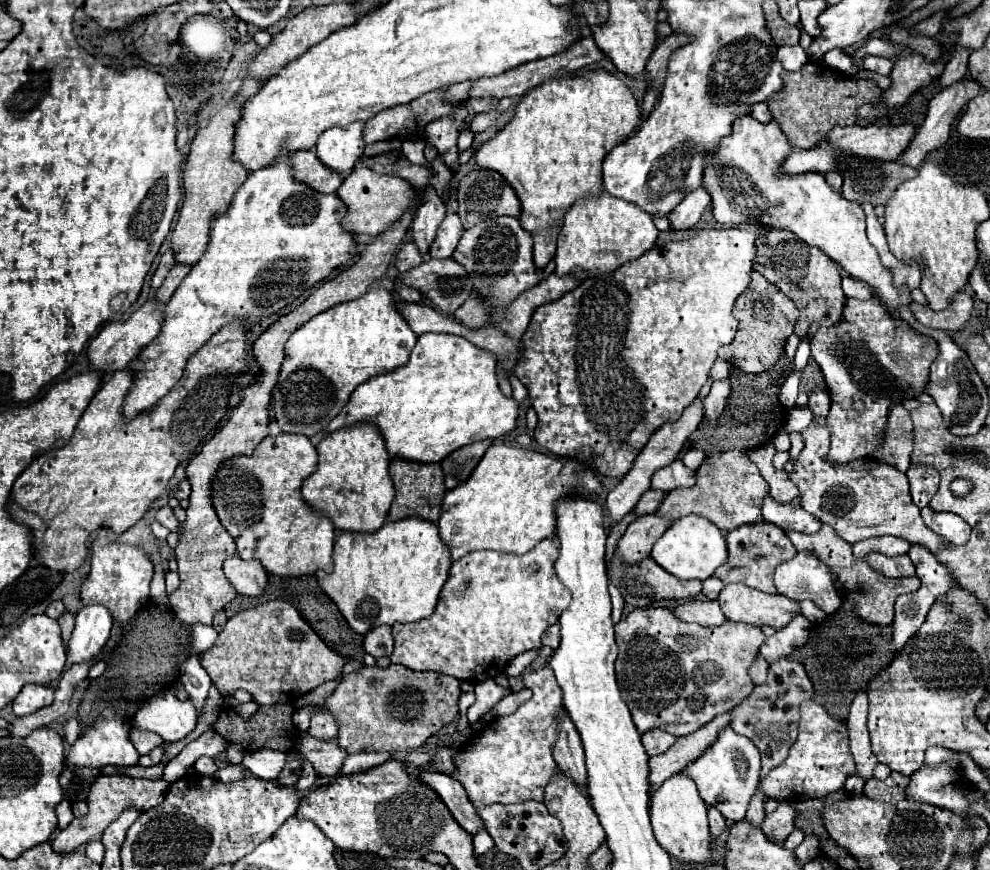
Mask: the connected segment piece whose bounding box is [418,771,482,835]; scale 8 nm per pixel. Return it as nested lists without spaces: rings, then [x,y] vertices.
[[[422,771],[418,775],[418,779],[422,783],[426,783],[430,789],[434,789],[438,793],[438,797],[444,801],[444,805],[450,809],[452,817],[470,833],[474,835],[478,831],[478,827],[482,825],[480,817],[476,815],[476,809],[472,807],[464,787],[452,779],[450,775],[446,773],[428,773],[428,771]]]

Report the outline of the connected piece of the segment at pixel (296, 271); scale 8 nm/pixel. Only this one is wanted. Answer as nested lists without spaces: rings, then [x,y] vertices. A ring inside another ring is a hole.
[[[282,153],[278,161],[258,171],[252,171],[242,187],[236,191],[228,211],[212,221],[210,243],[202,259],[182,279],[172,299],[166,303],[166,323],[158,337],[142,351],[142,355],[130,365],[134,371],[134,385],[124,401],[126,421],[134,419],[140,411],[160,401],[182,377],[186,361],[226,323],[236,317],[242,319],[264,319],[290,305],[302,293],[324,281],[336,267],[348,263],[356,253],[356,241],[350,231],[344,231],[340,221],[346,213],[344,203],[338,195],[318,193],[306,183],[296,181],[290,163],[290,153]]]

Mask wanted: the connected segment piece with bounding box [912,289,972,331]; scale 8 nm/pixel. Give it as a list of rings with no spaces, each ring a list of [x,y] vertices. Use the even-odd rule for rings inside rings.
[[[962,289],[954,295],[952,303],[944,311],[932,311],[928,307],[922,307],[918,303],[912,303],[914,317],[932,329],[944,329],[944,331],[960,331],[968,325],[970,313],[972,313],[972,293],[970,289]]]

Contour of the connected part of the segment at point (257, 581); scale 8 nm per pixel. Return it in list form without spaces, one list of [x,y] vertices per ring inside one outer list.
[[[232,555],[224,561],[224,573],[232,587],[248,597],[262,595],[266,587],[266,569],[256,561],[244,561],[238,555]]]

